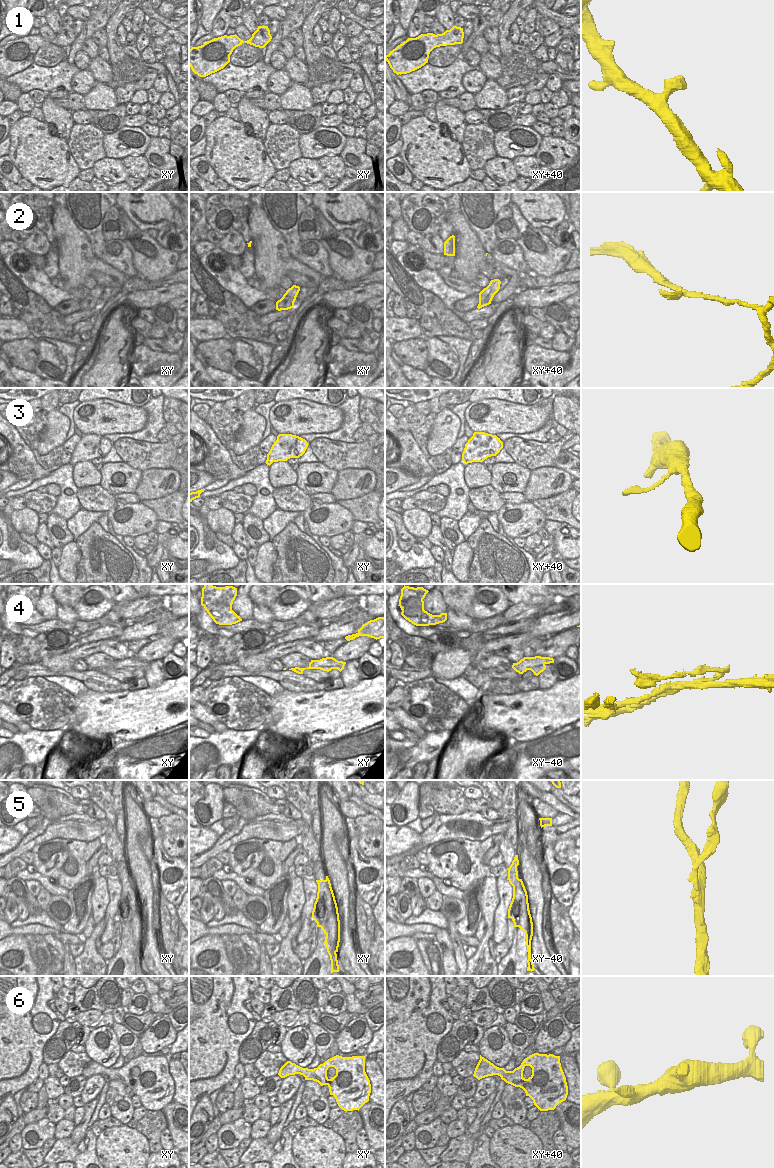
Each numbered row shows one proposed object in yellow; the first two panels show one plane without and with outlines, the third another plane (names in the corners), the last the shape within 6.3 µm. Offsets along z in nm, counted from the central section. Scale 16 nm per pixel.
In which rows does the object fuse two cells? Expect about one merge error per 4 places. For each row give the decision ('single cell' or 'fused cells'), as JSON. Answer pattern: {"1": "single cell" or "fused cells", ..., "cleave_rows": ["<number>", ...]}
{"1": "single cell", "2": "fused cells", "3": "single cell", "4": "fused cells", "5": "fused cells", "6": "single cell", "cleave_rows": ["2", "4", "5"]}

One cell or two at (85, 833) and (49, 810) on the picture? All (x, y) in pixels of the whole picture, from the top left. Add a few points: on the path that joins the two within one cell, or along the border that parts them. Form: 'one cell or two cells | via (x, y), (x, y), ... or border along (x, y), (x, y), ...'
two cells | border along (61, 816), (55, 819), (44, 817)

